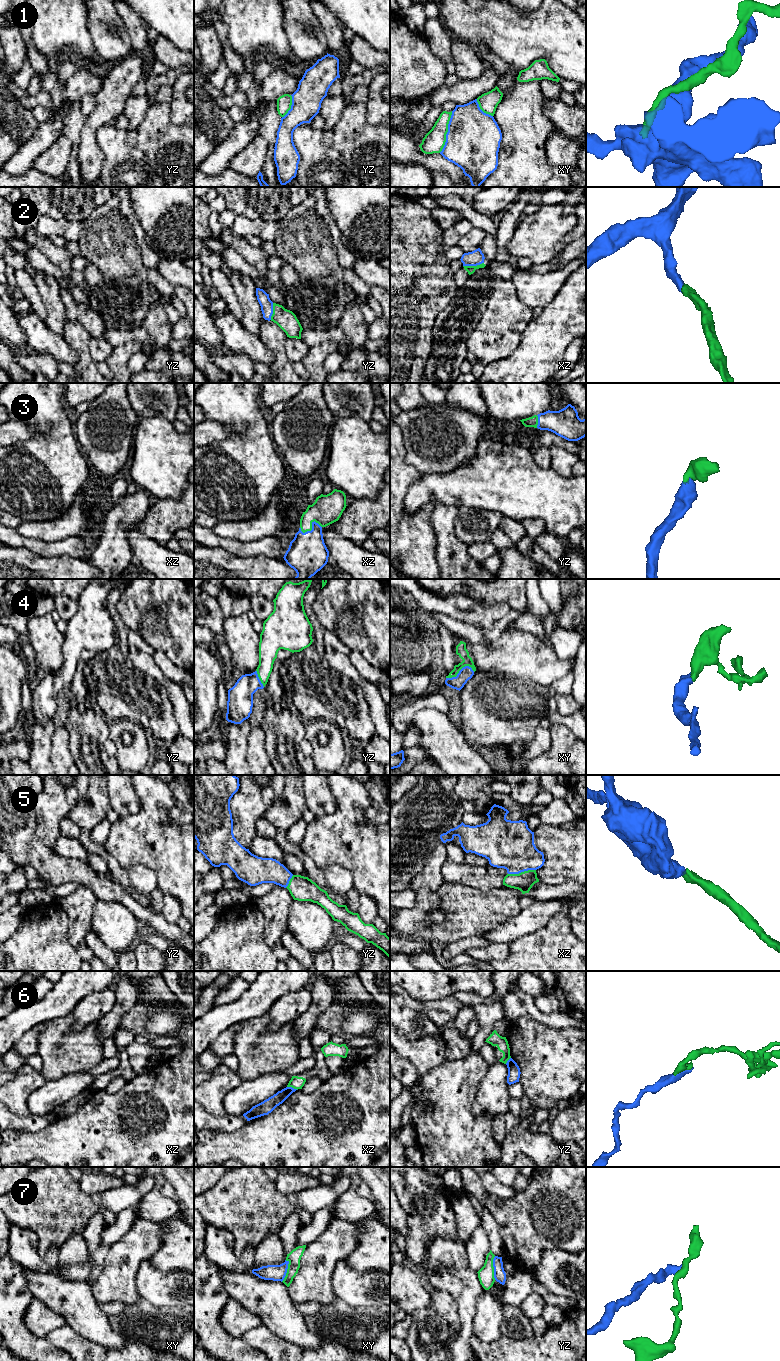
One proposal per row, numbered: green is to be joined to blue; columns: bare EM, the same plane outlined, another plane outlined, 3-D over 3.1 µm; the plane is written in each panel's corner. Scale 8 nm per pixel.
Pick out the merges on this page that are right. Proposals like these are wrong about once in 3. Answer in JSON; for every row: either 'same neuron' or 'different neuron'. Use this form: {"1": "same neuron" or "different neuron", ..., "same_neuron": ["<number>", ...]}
{"1": "different neuron", "2": "same neuron", "3": "same neuron", "4": "same neuron", "5": "same neuron", "6": "different neuron", "7": "same neuron", "same_neuron": ["2", "3", "4", "5", "7"]}

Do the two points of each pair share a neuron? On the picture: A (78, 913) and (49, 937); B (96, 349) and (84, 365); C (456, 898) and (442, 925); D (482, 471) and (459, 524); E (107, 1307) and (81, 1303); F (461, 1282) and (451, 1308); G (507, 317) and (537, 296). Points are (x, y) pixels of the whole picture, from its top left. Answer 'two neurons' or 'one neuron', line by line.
A: two neurons
B: two neurons
C: one neuron
D: two neurons
E: two neurons
F: two neurons
G: two neurons

